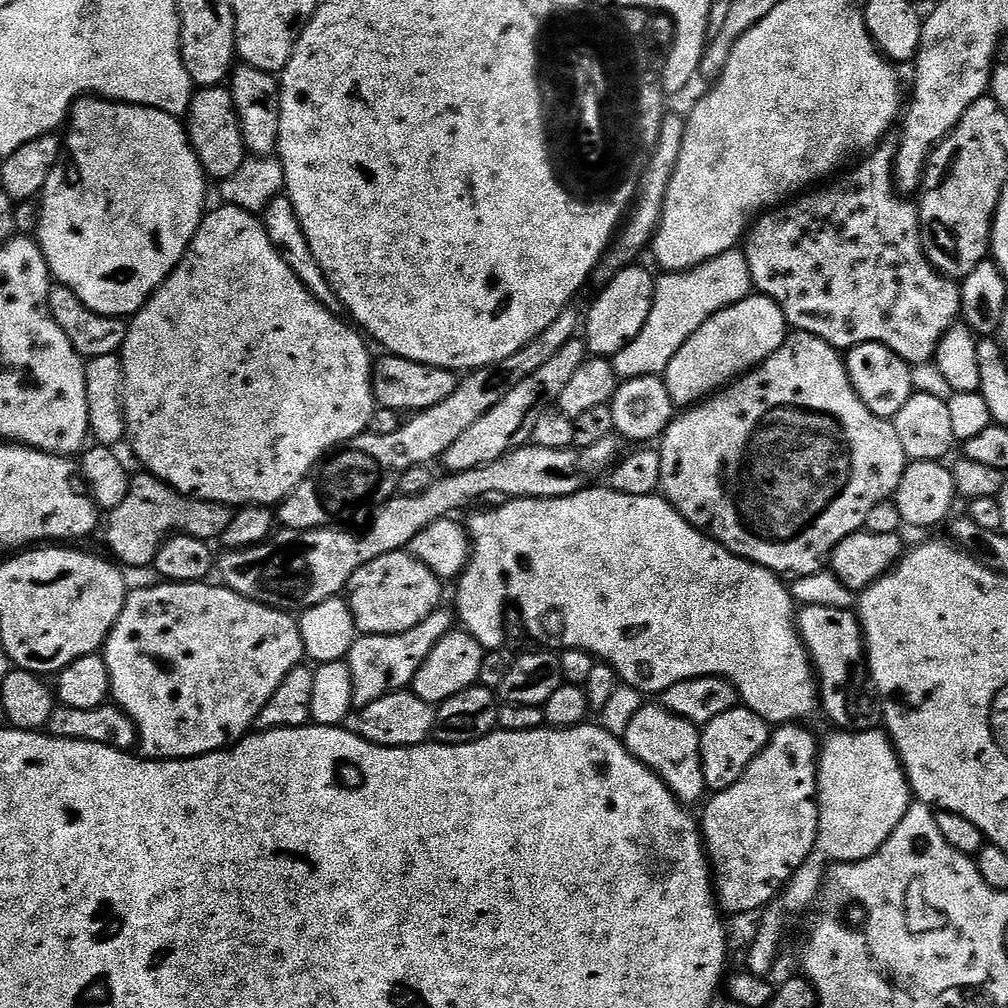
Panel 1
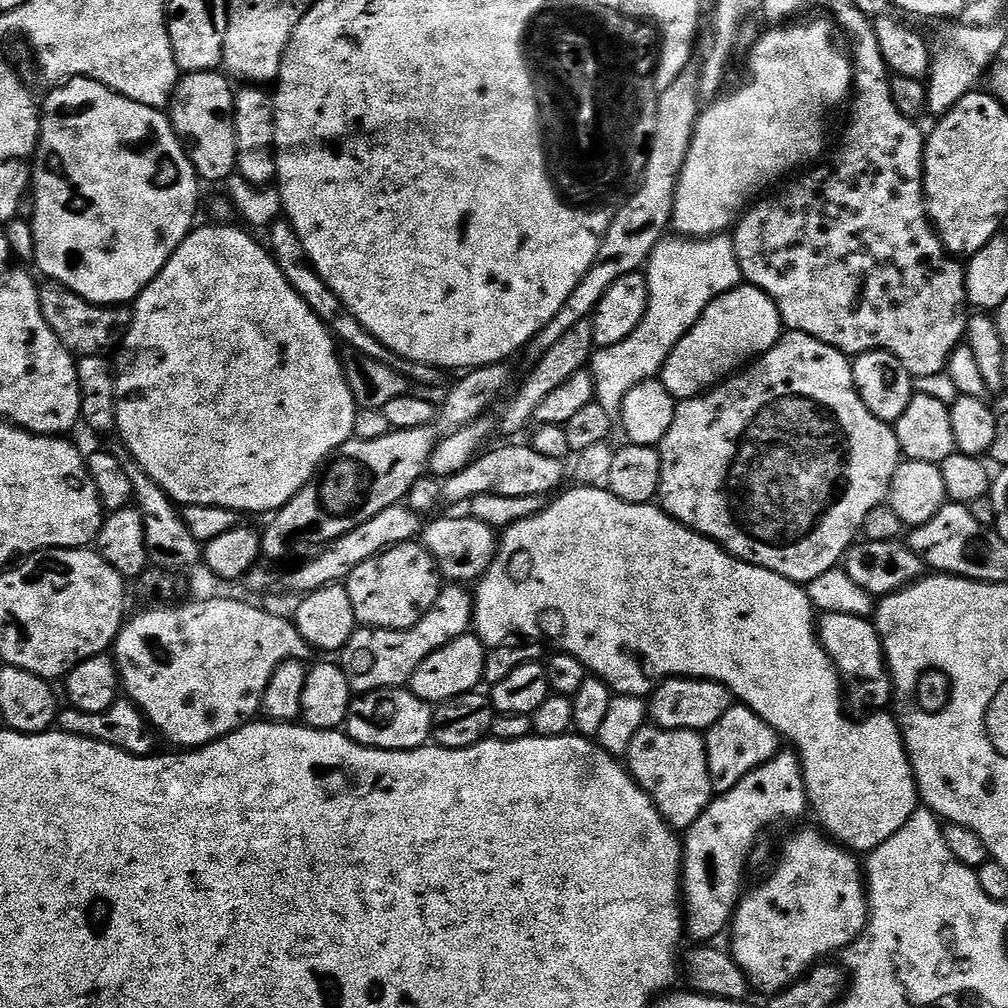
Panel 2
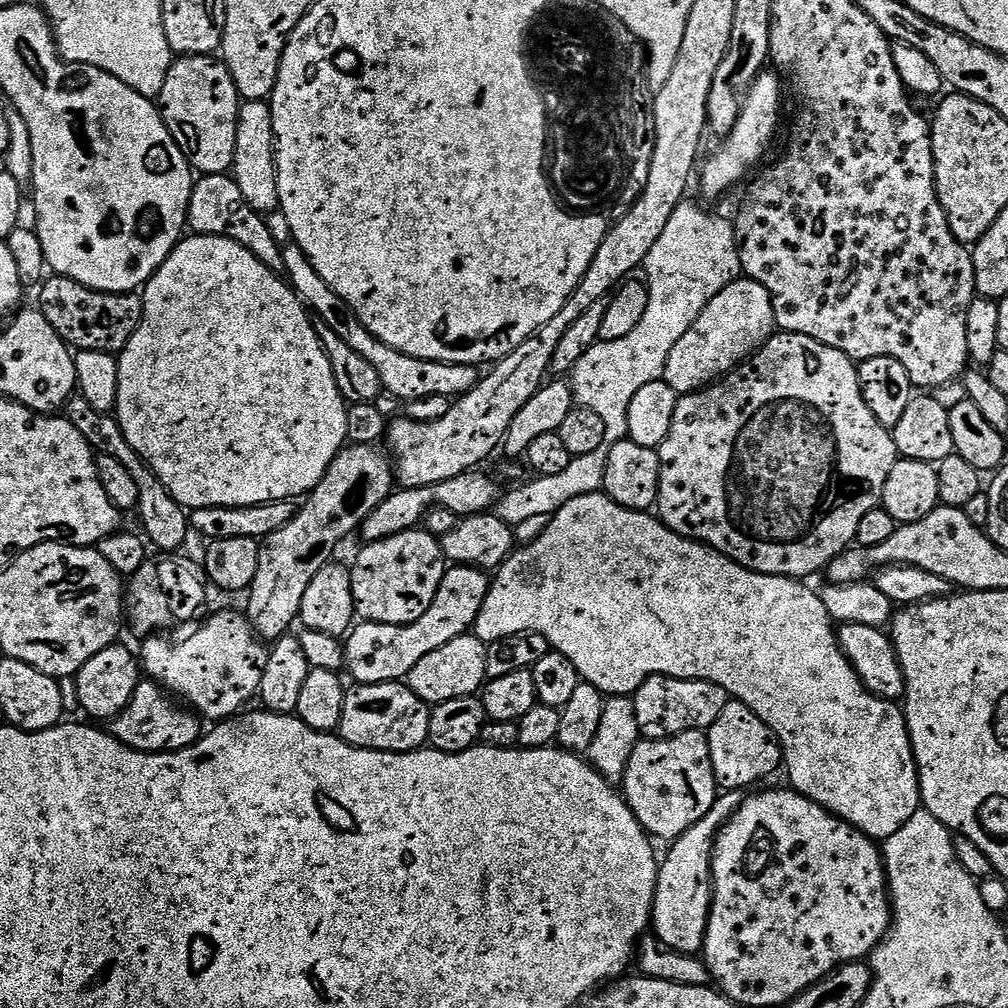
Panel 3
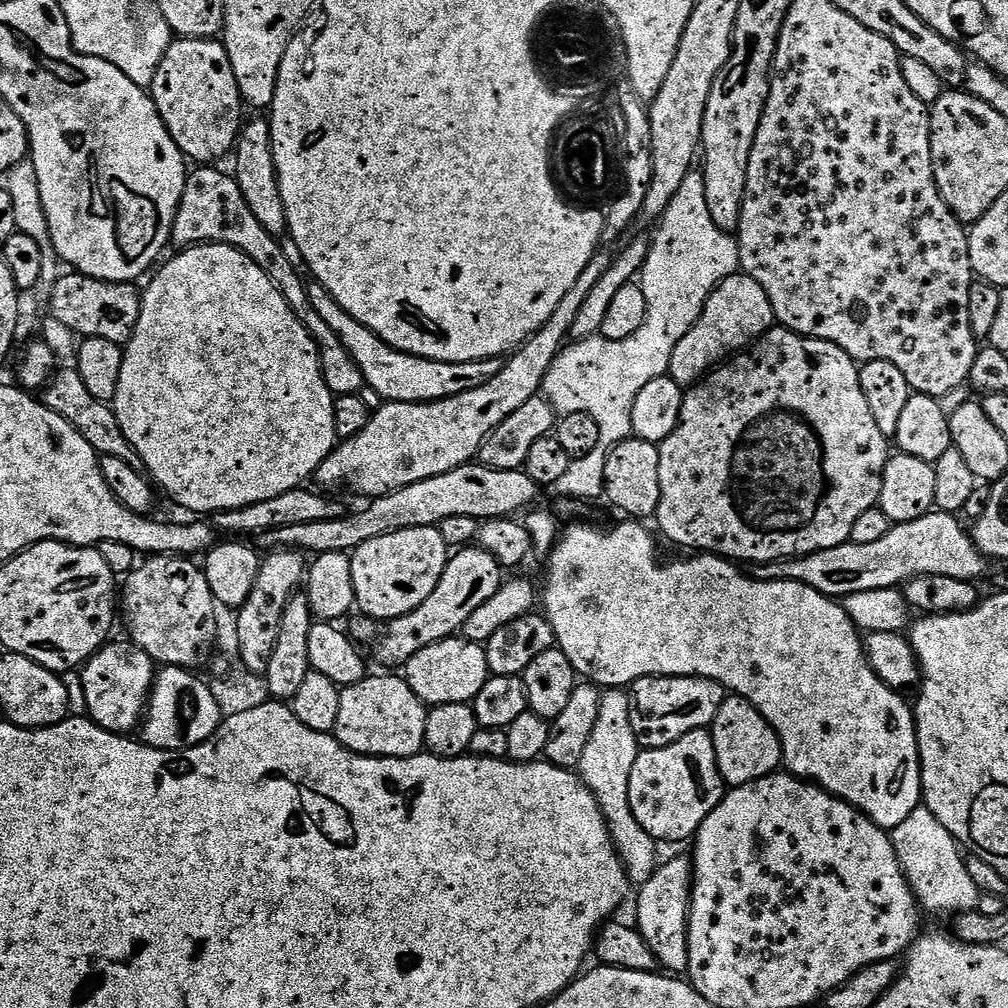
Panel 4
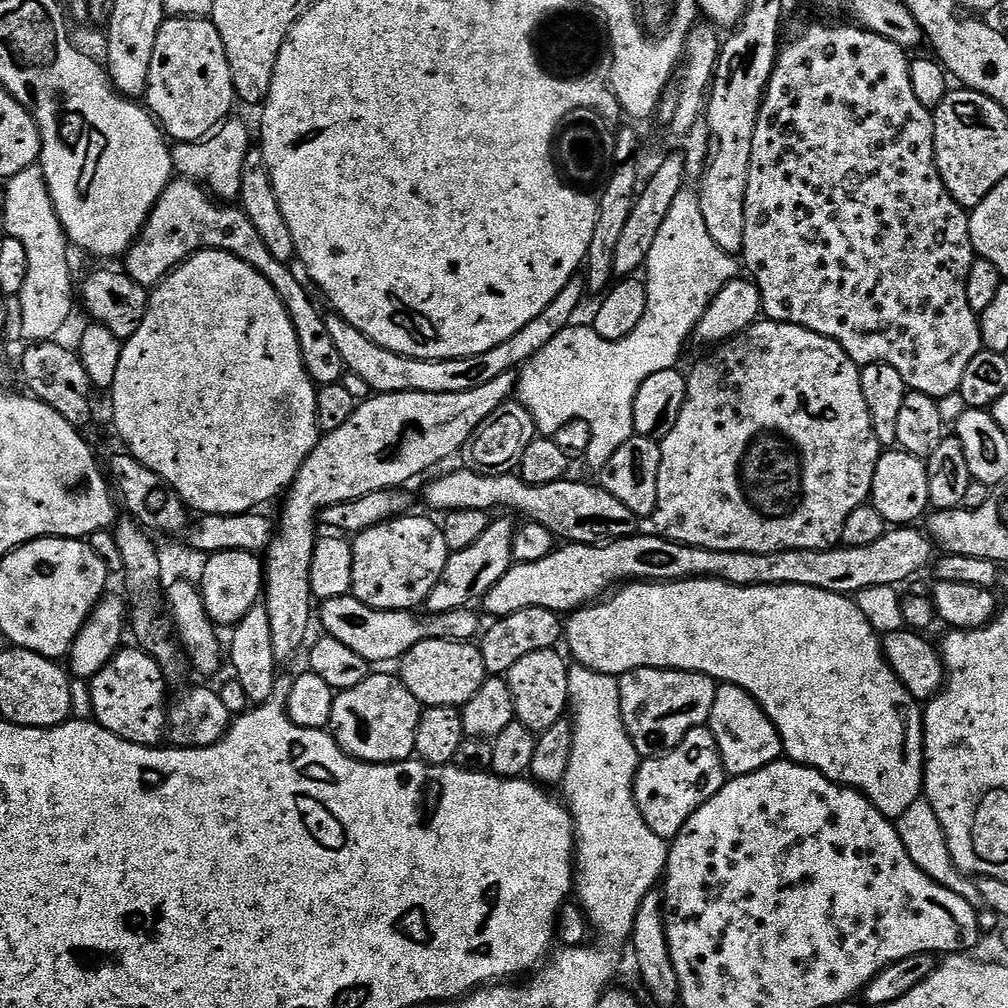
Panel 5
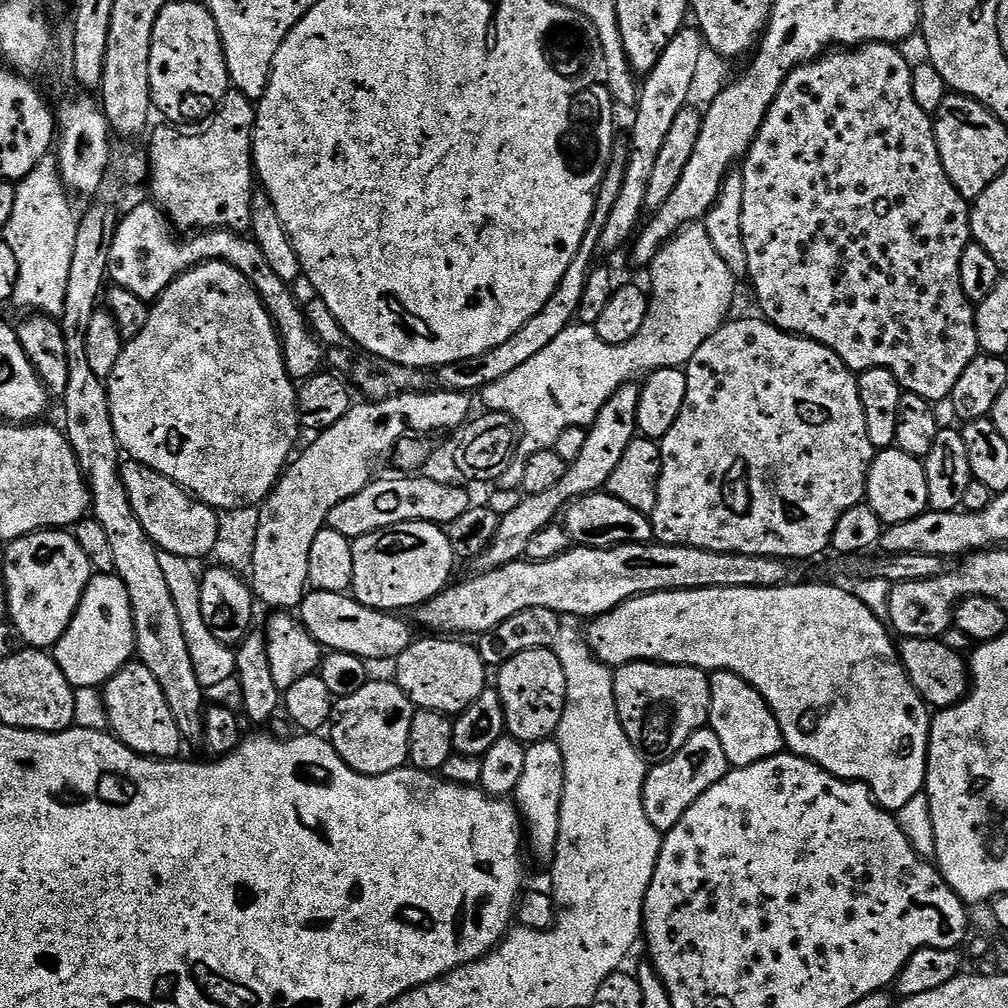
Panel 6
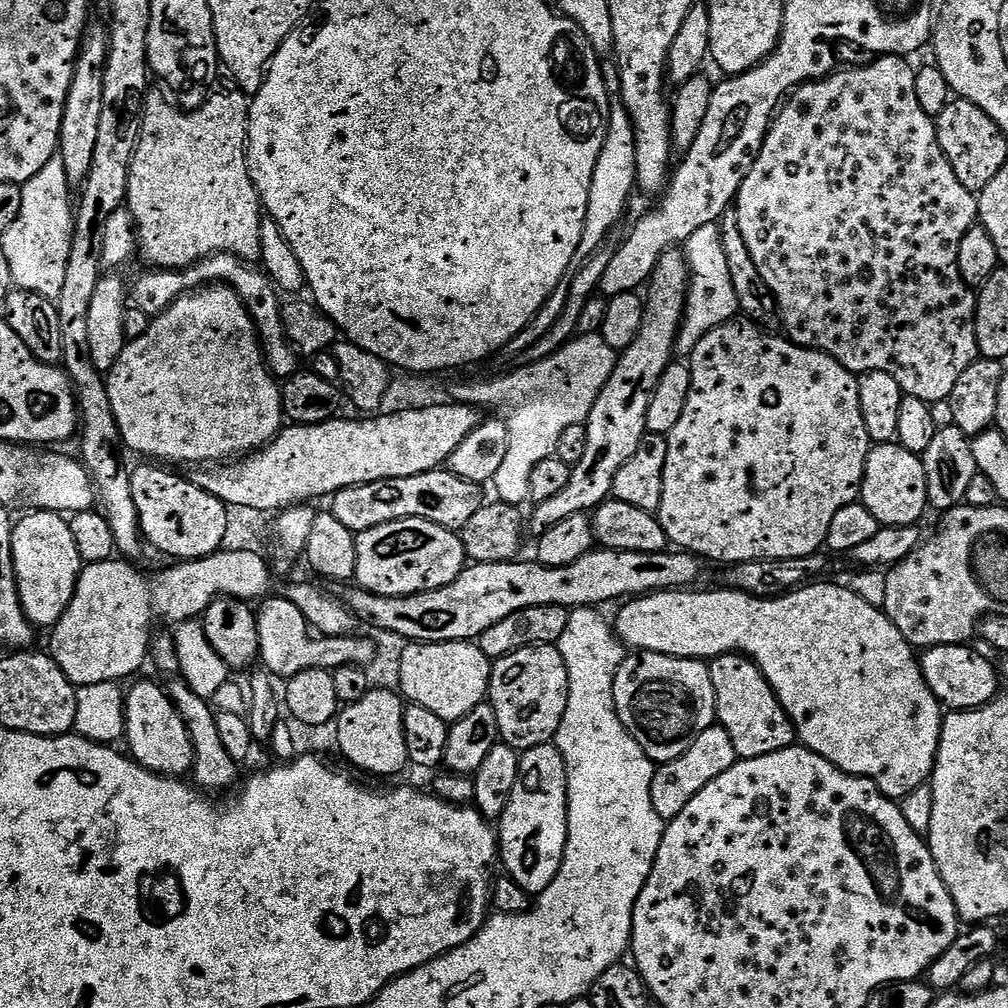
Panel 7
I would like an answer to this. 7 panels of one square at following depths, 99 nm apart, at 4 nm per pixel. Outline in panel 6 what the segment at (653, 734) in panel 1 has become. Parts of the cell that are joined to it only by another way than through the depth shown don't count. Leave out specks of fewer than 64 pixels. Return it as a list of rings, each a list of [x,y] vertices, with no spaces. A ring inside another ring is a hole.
[[[707,726],[698,729],[686,742],[686,746],[682,746],[682,750],[649,767],[644,783],[646,818],[650,818],[650,822],[661,834],[670,831],[678,826],[682,814],[686,814],[686,810],[690,810],[690,806],[694,806],[694,802],[698,802],[698,798],[702,798],[702,794],[710,790],[710,786],[722,782],[729,770],[726,750],[722,750],[718,734],[714,734]]]

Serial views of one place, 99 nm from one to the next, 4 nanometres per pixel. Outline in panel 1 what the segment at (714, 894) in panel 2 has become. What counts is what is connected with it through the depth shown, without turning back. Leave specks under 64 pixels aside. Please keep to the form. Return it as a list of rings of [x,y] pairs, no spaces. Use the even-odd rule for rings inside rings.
[[[796,722],[779,725],[769,735],[768,745],[760,751],[758,758],[746,766],[742,778],[738,778],[734,786],[715,793],[712,801],[709,799],[703,805],[704,851],[710,865],[716,899],[725,913],[733,912],[740,916],[743,912],[756,914],[765,909],[783,892],[785,884],[814,850],[820,817],[820,807],[816,801],[819,761],[818,736],[816,740],[814,733],[807,732],[804,726]]]

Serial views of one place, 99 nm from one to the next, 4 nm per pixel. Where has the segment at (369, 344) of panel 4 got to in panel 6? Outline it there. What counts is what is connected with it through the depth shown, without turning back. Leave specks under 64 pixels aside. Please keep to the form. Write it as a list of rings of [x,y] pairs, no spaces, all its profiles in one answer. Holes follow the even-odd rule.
[[[613,151],[611,161],[604,172],[604,180],[596,193],[596,209],[590,226],[586,230],[586,238],[582,242],[574,262],[570,262],[570,270],[566,270],[563,284],[558,290],[554,290],[550,302],[546,302],[546,306],[542,306],[542,310],[538,310],[538,314],[534,314],[534,318],[530,318],[530,322],[526,322],[526,326],[522,326],[522,330],[518,330],[518,334],[514,334],[514,338],[502,342],[502,346],[494,346],[494,350],[490,350],[486,354],[474,354],[474,358],[446,364],[439,369],[438,380],[440,376],[441,382],[444,383],[441,385],[445,389],[465,394],[479,393],[486,386],[490,386],[490,382],[498,382],[498,378],[506,378],[506,374],[511,374],[514,370],[518,370],[518,366],[530,362],[530,358],[534,358],[534,354],[546,350],[546,346],[550,346],[550,342],[554,342],[554,338],[558,338],[558,334],[562,334],[562,330],[566,330],[568,325],[576,320],[575,307],[564,308],[564,296],[575,297],[578,290],[584,287],[584,281],[588,279],[588,273],[594,264],[592,256],[597,255],[598,238],[606,226],[606,218],[610,214],[610,210],[614,210],[614,202],[618,202],[618,194],[622,190],[624,181],[624,169],[627,166],[627,151]]]

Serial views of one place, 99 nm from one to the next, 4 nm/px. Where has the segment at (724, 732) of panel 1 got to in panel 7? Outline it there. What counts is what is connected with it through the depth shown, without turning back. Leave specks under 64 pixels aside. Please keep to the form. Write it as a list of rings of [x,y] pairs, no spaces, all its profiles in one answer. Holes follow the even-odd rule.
[[[729,654],[715,657],[708,664],[708,669],[710,682],[714,682],[719,727],[730,734],[730,742],[734,742],[734,750],[739,759],[762,758],[762,754],[774,754],[797,743],[792,720],[754,661],[743,654]]]

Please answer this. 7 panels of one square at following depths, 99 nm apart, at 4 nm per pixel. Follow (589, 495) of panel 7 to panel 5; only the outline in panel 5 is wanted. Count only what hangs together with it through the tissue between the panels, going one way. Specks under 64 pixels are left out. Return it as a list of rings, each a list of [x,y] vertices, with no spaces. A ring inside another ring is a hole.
[[[493,519],[488,525],[486,534],[474,542],[467,550],[458,550],[449,555],[446,570],[442,570],[442,578],[430,590],[426,601],[429,613],[439,614],[453,612],[459,608],[468,608],[472,603],[483,601],[484,595],[496,585],[498,578],[508,573],[514,561],[512,558],[512,543],[516,537],[517,521]]]

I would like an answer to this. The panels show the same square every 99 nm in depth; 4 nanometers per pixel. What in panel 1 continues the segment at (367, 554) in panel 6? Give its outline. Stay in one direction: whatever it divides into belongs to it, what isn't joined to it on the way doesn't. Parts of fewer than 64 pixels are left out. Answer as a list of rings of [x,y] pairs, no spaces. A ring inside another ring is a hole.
[[[401,550],[382,554],[378,558],[374,558],[374,562],[366,562],[366,566],[362,566],[362,570],[358,570],[358,574],[354,574],[354,578],[350,578],[346,589],[346,599],[354,614],[357,633],[365,636],[389,636],[390,634],[402,634],[406,630],[418,626],[418,622],[430,618],[430,614],[441,607],[440,587],[442,587],[440,577],[435,576],[430,570],[430,566],[426,566],[418,558],[414,558],[411,551]]]

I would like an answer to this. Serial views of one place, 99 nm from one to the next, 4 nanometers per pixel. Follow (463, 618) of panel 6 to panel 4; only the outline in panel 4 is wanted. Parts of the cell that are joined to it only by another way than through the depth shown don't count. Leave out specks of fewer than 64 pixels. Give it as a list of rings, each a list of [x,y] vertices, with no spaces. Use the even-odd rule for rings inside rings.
[[[933,510],[922,518],[914,518],[914,522],[893,524],[879,542],[869,542],[866,546],[849,542],[808,556],[758,564],[750,574],[755,580],[793,580],[833,598],[859,594],[862,590],[900,588],[909,580],[926,574],[946,574],[946,578],[979,581],[989,561],[972,541],[969,529],[963,528],[956,520],[959,519],[951,512]]]

